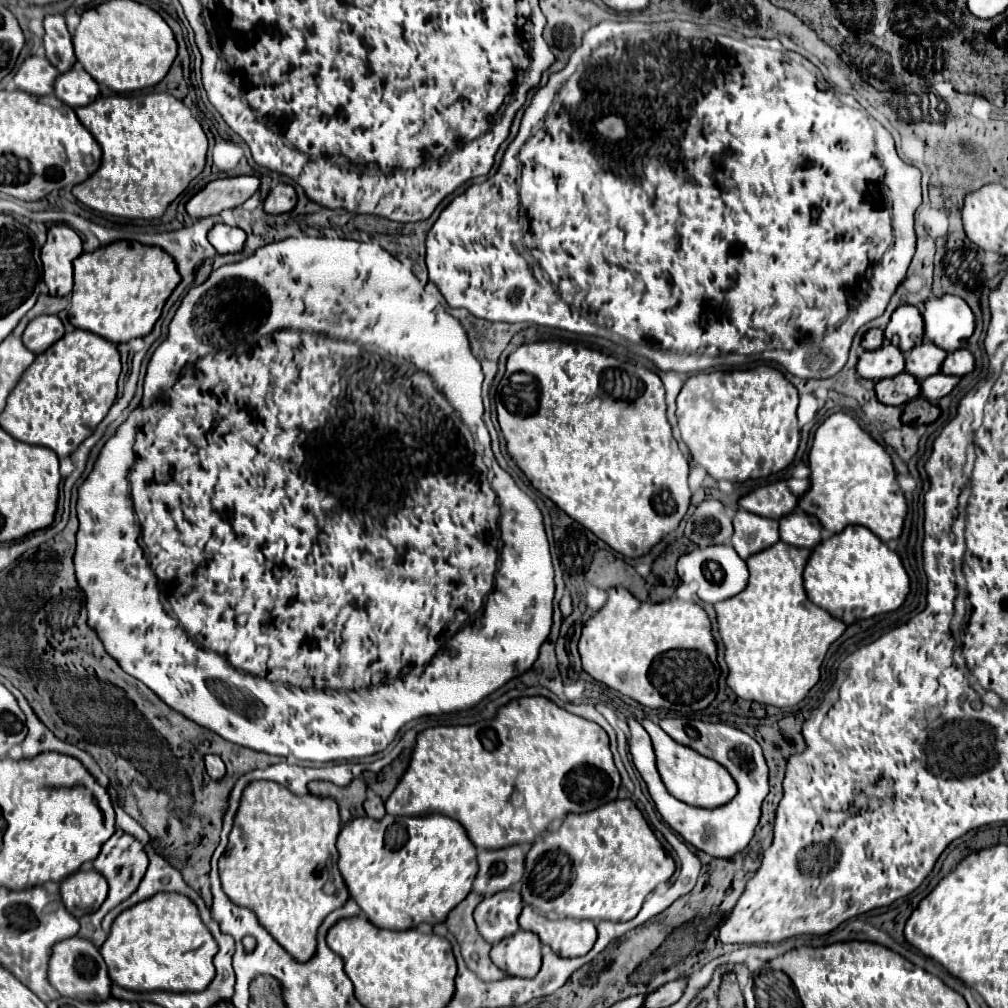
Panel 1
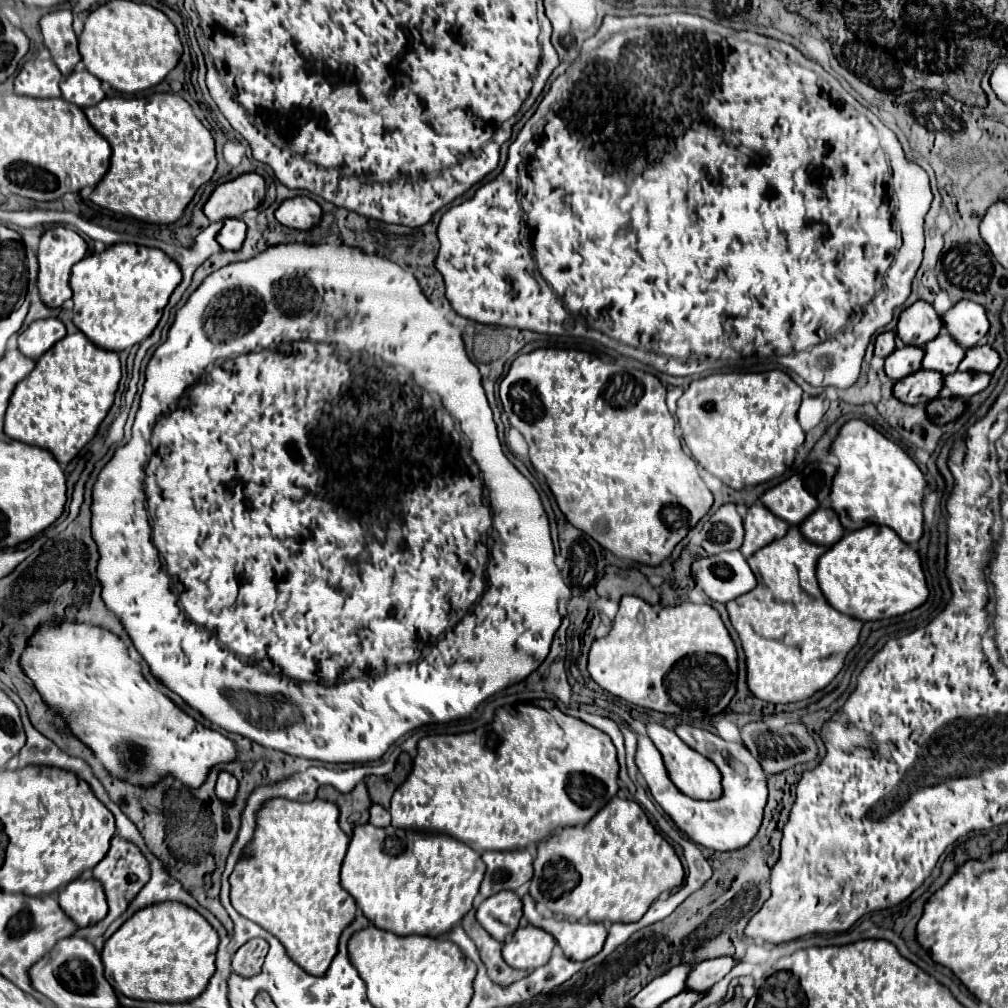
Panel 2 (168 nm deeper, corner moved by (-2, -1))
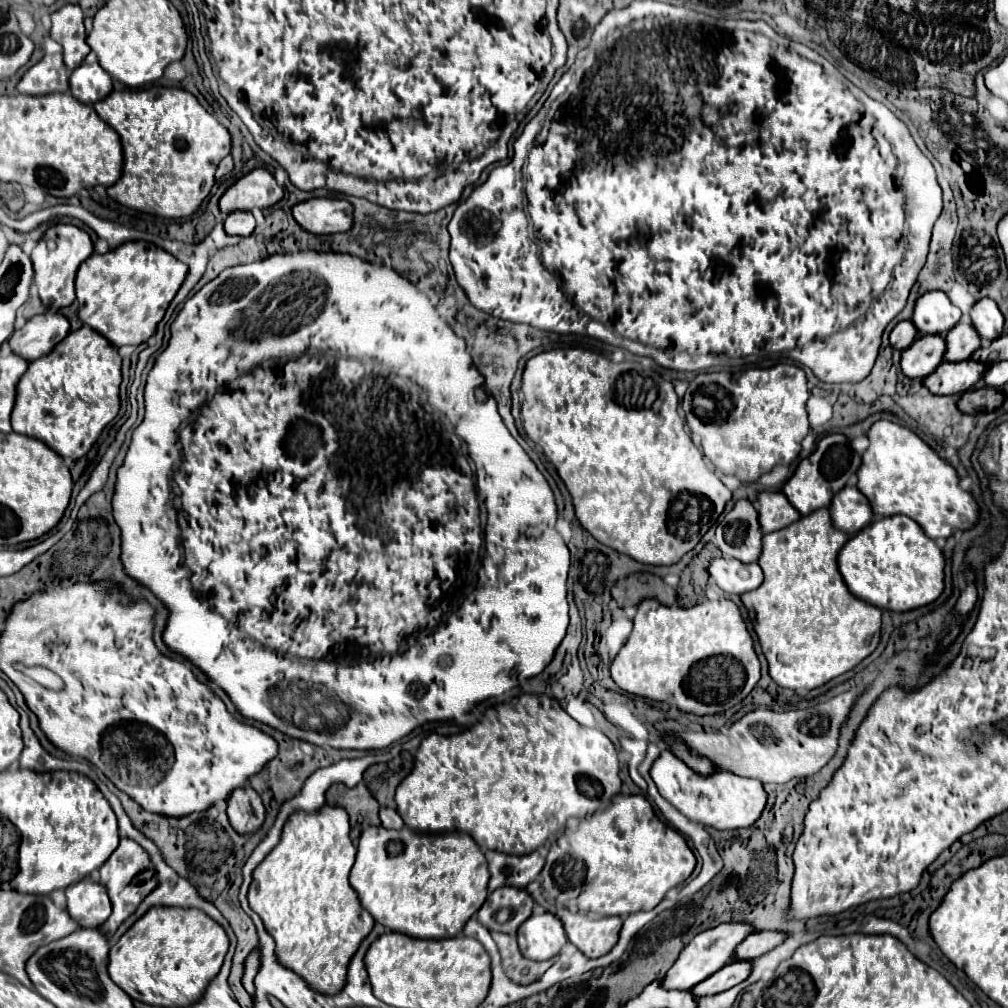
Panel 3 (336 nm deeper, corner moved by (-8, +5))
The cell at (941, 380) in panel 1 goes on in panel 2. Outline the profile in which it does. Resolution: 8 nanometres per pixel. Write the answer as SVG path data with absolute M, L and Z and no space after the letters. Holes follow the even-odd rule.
M955 372L945 376L945 386L953 396L961 398L971 398L973 394L979 394L985 390L991 382L991 374L983 372Z

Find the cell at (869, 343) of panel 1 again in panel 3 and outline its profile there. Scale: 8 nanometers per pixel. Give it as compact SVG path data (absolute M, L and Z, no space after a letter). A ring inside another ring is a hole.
M903 320L899 322L893 330L891 330L891 336L889 336L889 342L895 350L905 350L913 340L915 340L915 334L917 330L913 328L913 322L911 320Z

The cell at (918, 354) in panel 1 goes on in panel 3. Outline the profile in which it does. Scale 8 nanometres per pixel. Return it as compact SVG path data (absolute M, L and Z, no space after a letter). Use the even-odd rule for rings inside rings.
M961 318L947 334L945 334L945 354L943 360L947 362L963 362L971 356L971 352L975 352L977 348L981 348L981 338L977 336L973 324L969 318Z

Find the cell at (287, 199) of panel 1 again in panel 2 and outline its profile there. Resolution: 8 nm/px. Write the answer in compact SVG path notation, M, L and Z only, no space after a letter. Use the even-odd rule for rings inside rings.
M297 196L291 200L285 200L277 210L275 210L275 218L293 230L311 230L321 222L323 210L321 206L307 198L307 196Z

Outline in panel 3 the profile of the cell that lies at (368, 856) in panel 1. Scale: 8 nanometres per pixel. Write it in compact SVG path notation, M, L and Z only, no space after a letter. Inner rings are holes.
M369 826L359 838L357 858L351 868L349 880L359 894L363 908L379 924L417 938L453 938L463 930L465 922L483 906L487 898L489 870L483 852L465 832L421 834L413 832L407 826L401 830Z

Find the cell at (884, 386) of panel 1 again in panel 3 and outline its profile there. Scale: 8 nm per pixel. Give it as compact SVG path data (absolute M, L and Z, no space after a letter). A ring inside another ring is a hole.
M963 360L963 362L941 362L937 370L923 378L923 386L931 394L961 394L967 392L977 380L981 380L981 374L987 366Z

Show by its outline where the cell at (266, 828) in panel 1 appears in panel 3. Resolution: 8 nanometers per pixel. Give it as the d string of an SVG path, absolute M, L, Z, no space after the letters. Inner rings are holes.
M325 804L313 814L295 810L283 826L279 844L253 870L253 882L247 892L251 910L261 916L267 932L275 938L279 962L301 974L313 990L323 994L333 994L345 986L345 968L359 942L373 928L373 916L361 906L357 892L349 884L349 870L353 862L355 846L349 836L349 816L341 806Z

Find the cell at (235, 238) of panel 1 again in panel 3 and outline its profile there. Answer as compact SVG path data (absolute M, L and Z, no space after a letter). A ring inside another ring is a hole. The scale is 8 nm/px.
M237 210L227 214L225 218L225 232L229 236L249 236L255 228L255 218L247 210Z

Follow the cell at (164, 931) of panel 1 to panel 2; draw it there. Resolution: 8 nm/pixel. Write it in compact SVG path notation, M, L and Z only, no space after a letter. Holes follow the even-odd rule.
M175 902L147 906L135 912L103 946L107 982L123 996L151 1002L195 1000L215 974L219 936L215 928L193 908Z

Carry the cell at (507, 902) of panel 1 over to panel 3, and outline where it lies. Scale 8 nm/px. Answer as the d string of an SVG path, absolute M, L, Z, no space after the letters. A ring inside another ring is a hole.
M497 888L489 894L481 910L477 912L477 920L485 924L489 930L505 932L515 936L517 928L531 916L533 898L523 888Z

